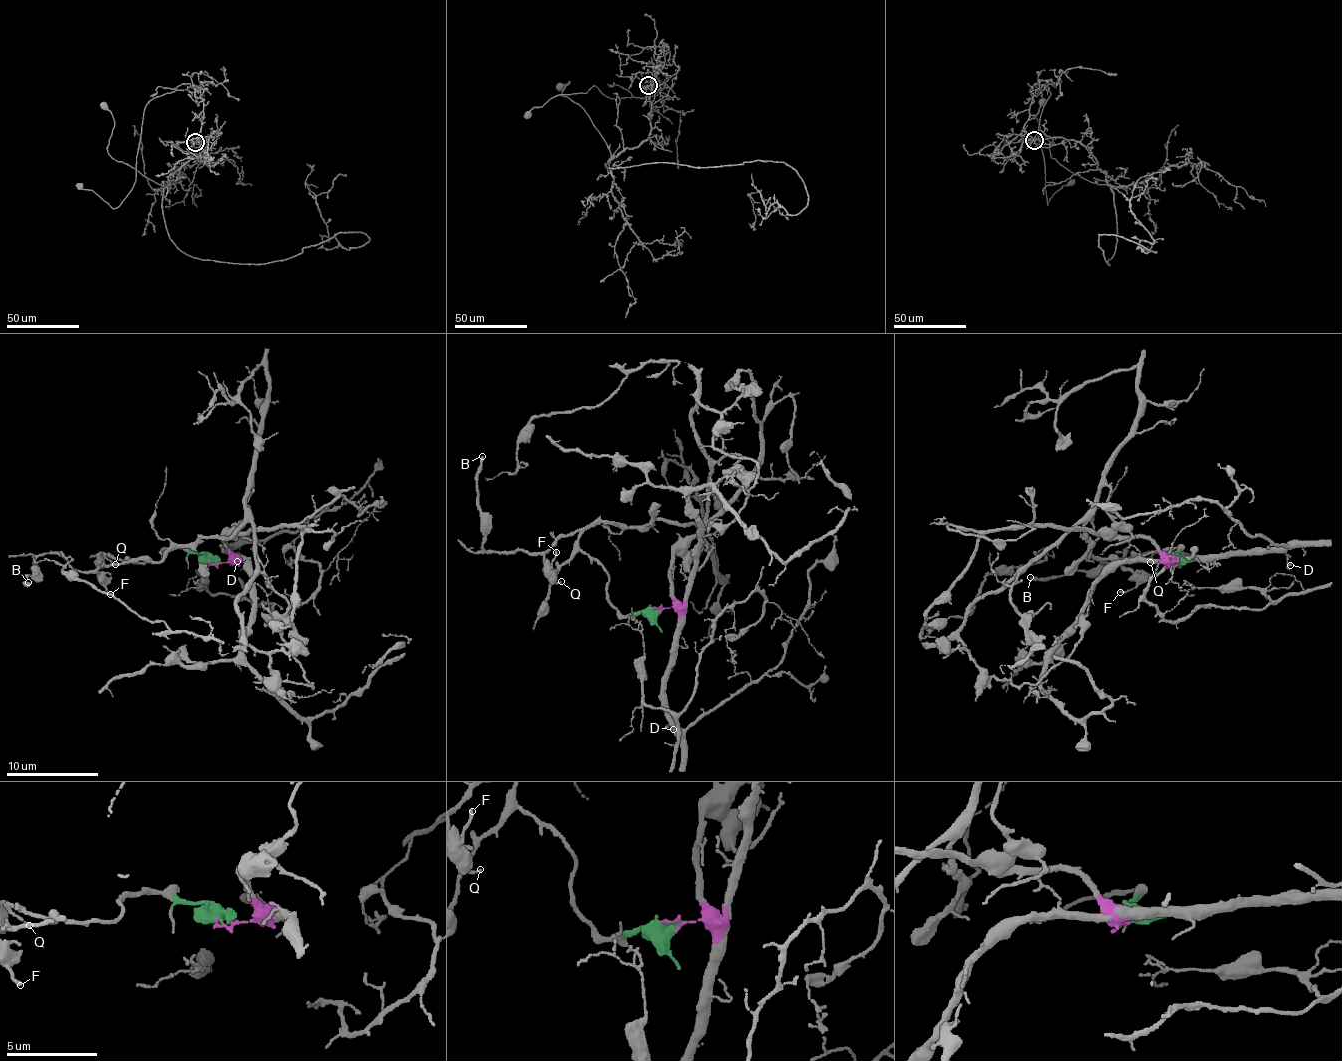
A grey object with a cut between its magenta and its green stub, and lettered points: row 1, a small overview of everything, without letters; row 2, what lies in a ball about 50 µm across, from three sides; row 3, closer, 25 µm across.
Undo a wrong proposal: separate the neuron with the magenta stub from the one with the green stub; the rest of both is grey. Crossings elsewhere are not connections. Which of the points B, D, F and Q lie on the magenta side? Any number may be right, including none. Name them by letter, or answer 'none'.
D

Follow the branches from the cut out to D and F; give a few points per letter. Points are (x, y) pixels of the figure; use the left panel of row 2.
D: (213, 563), (237, 555), (228, 549), (233, 549), (231, 558), (238, 561)
F: (213, 563), (175, 547), (161, 552), (158, 561), (114, 564), (98, 571), (111, 594)

